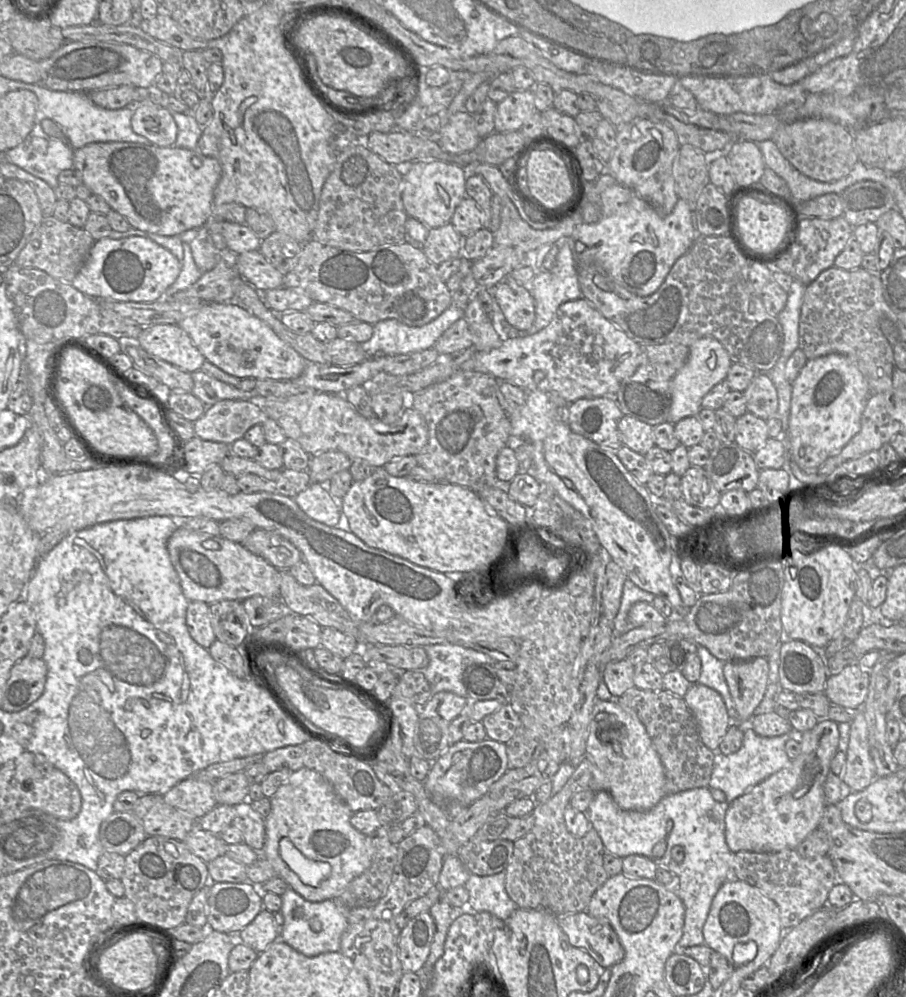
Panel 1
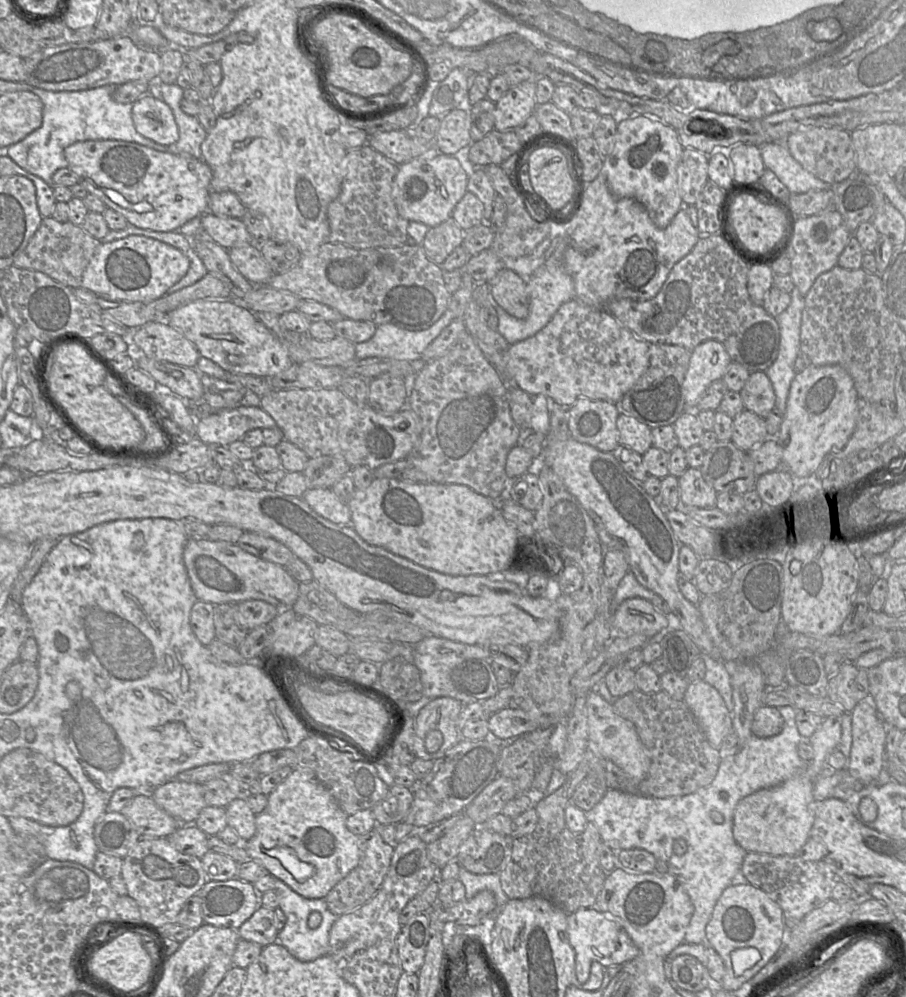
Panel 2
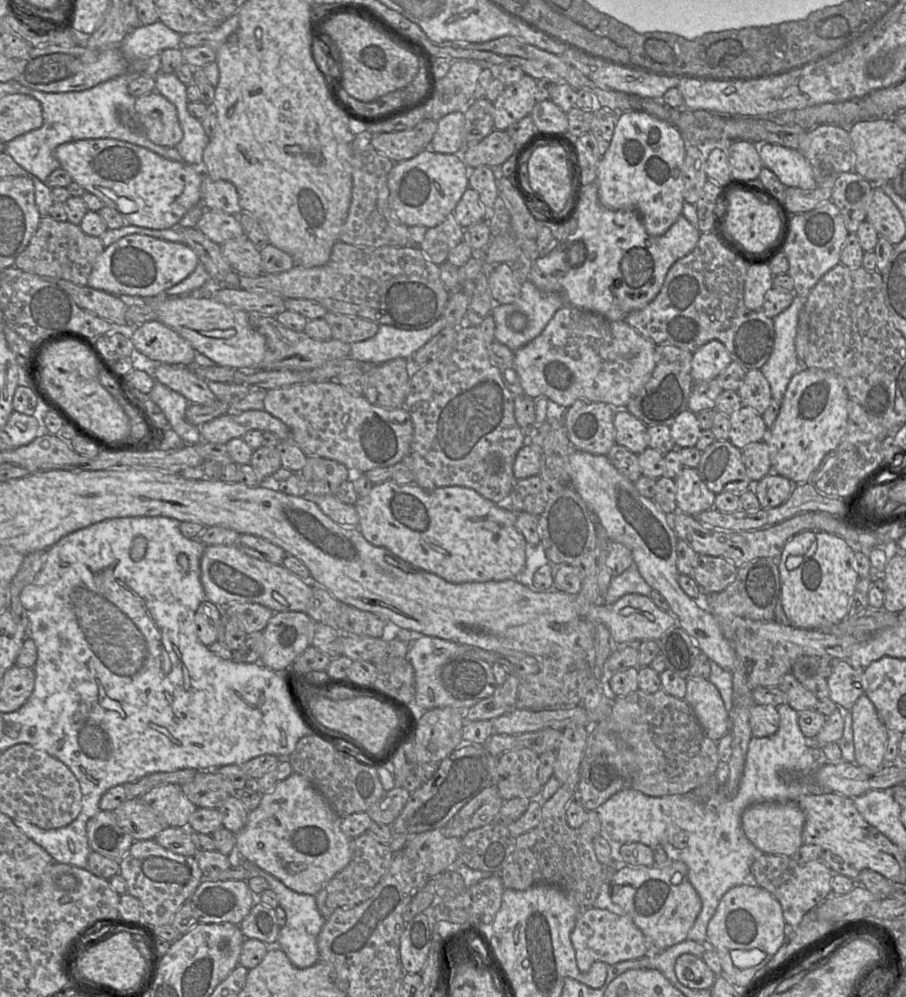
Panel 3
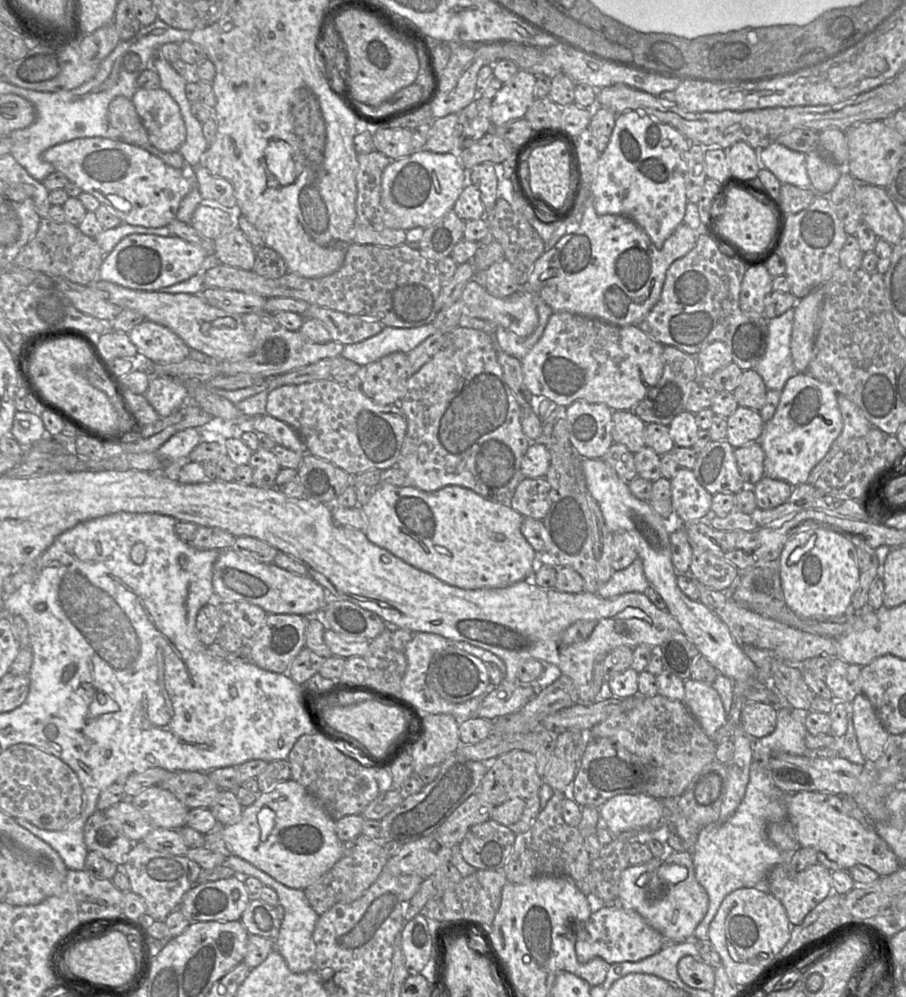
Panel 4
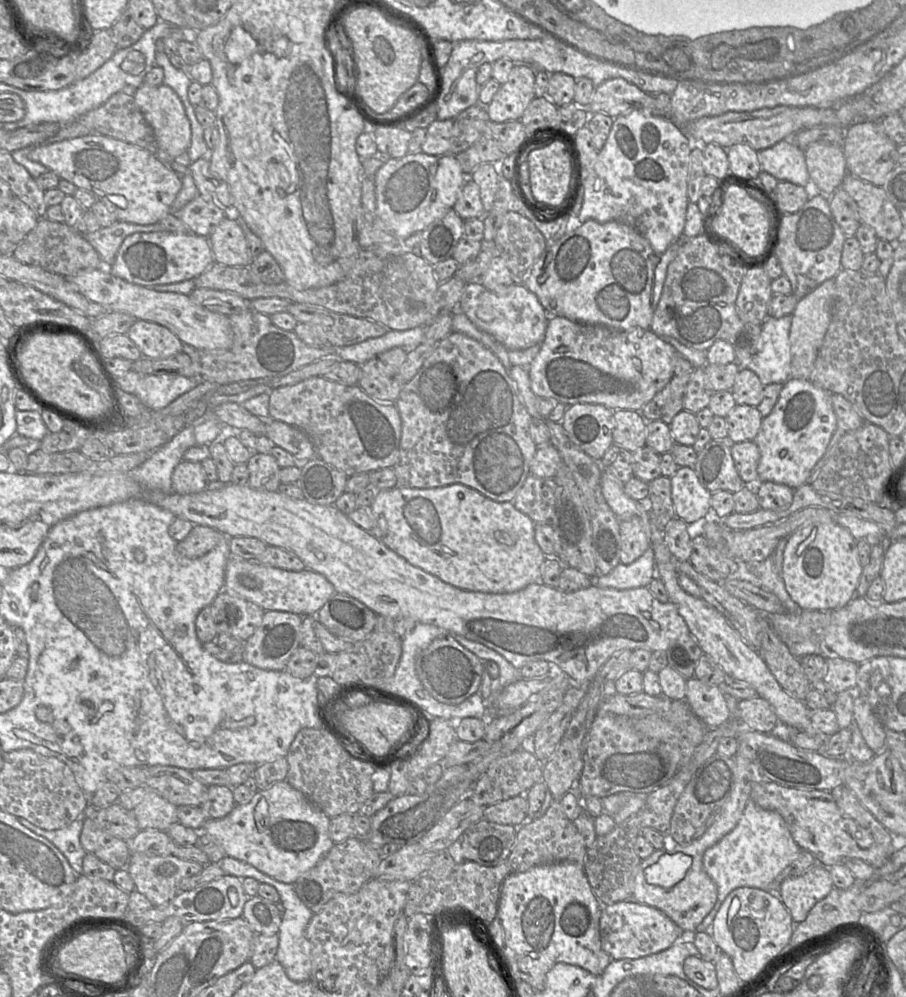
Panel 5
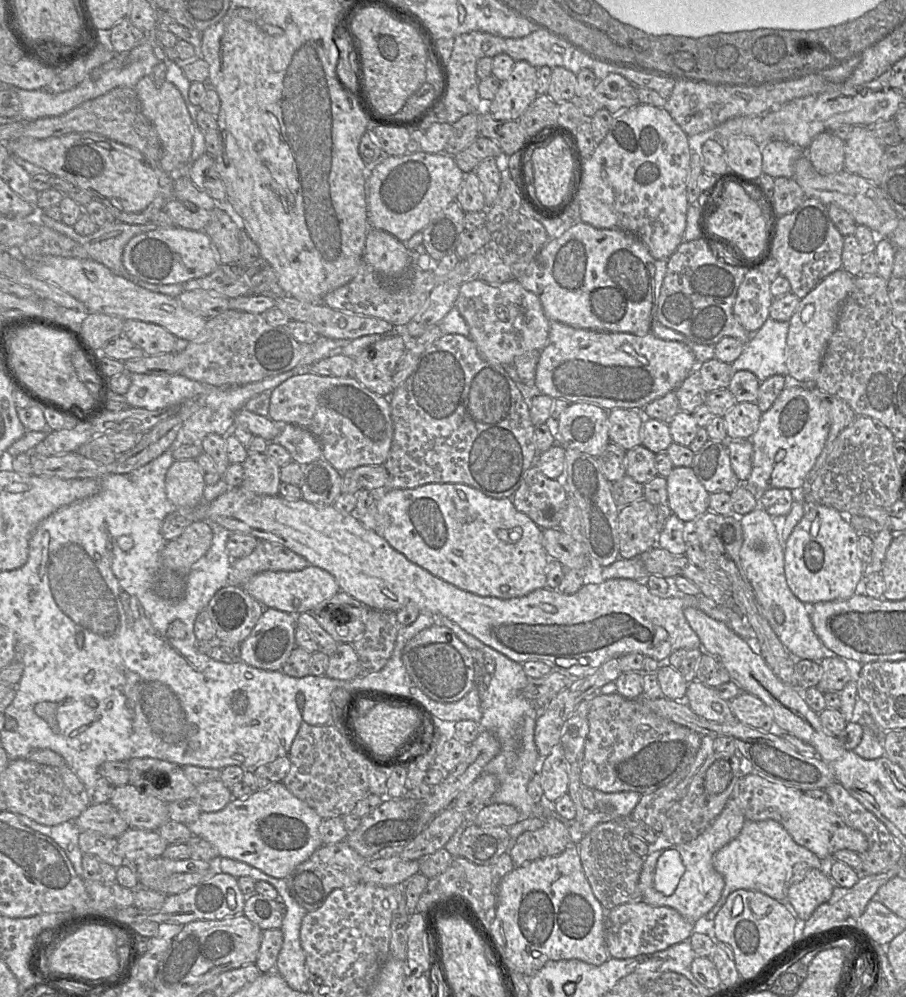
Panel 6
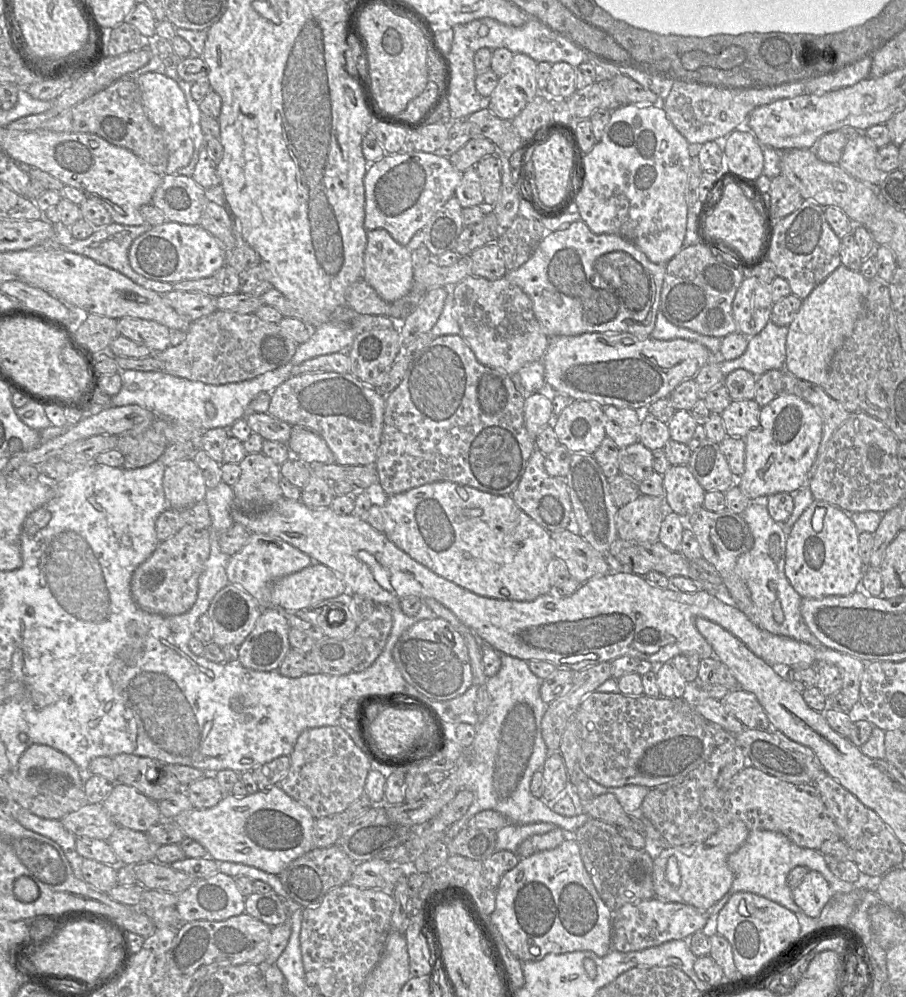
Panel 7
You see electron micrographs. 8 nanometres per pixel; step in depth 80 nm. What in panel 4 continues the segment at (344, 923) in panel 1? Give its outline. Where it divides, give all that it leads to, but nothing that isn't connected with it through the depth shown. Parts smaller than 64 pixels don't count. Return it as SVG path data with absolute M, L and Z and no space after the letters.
M231 854L226 857L223 865L232 868L240 877L256 877L263 885L269 886L276 891L279 904L284 908L284 919L282 920L278 936L274 940L275 950L285 959L292 973L300 974L312 970L316 952L313 932L319 915L310 906L304 891L283 885L267 873L236 855Z

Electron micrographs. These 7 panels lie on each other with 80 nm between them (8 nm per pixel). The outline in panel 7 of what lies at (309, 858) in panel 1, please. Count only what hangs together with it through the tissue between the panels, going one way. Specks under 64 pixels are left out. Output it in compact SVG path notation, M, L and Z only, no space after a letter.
M274 785L244 797L225 794L221 801L211 808L193 808L172 820L181 827L187 837L199 842L207 850L207 855L216 862L241 863L278 875L290 862L313 849L316 819L305 805L289 796L280 786Z

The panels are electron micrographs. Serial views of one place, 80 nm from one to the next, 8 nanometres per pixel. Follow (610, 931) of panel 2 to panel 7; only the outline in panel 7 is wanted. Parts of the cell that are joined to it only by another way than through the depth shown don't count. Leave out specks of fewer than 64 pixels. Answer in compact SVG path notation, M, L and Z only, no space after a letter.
M657 897L627 903L612 913L612 949L627 953L655 947L671 940L687 939L701 931L707 920L708 914L705 911Z

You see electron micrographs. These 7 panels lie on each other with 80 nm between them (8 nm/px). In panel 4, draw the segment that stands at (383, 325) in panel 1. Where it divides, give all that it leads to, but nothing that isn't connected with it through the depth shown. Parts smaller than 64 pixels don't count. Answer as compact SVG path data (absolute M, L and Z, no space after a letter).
M432 323L416 328L384 327L373 337L344 346L340 356L364 367L394 352L407 354L436 331Z

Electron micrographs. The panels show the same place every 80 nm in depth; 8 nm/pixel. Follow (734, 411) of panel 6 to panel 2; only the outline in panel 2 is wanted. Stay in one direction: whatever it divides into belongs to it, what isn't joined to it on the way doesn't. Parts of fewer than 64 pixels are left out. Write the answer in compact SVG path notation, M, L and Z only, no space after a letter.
M744 409L733 418L731 441L739 449L749 452L763 443L768 436L765 419Z

